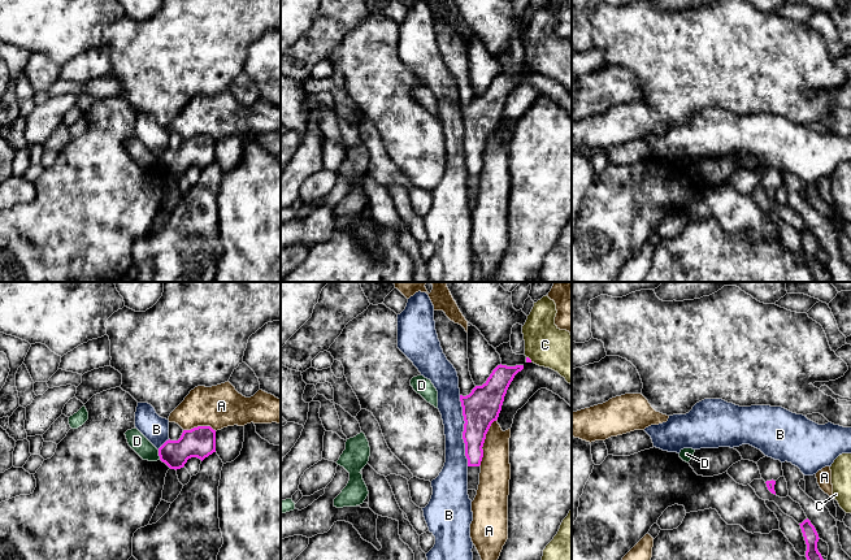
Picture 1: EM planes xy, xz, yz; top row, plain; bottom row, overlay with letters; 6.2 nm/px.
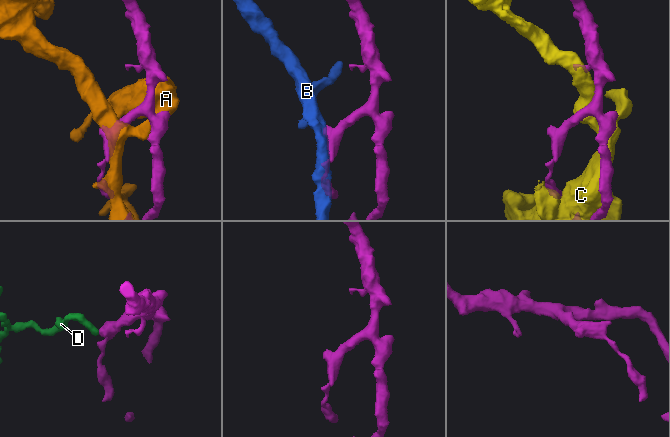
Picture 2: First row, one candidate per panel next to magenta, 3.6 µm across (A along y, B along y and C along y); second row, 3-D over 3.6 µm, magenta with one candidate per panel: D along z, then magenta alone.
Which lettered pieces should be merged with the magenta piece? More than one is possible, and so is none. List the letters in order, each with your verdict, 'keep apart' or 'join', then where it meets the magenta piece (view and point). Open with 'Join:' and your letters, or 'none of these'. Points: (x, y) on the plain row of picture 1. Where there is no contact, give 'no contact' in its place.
Join: none of these
A: keep apart; meets magenta in xz at (483, 151)
B: keep apart; meets magenta in xz at (464, 139)
C: keep apart; meets magenta in xz at (529, 68)
D: keep apart; meets magenta in xy at (159, 164)

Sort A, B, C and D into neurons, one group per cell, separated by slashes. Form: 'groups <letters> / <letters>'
groups A / B / C / D

